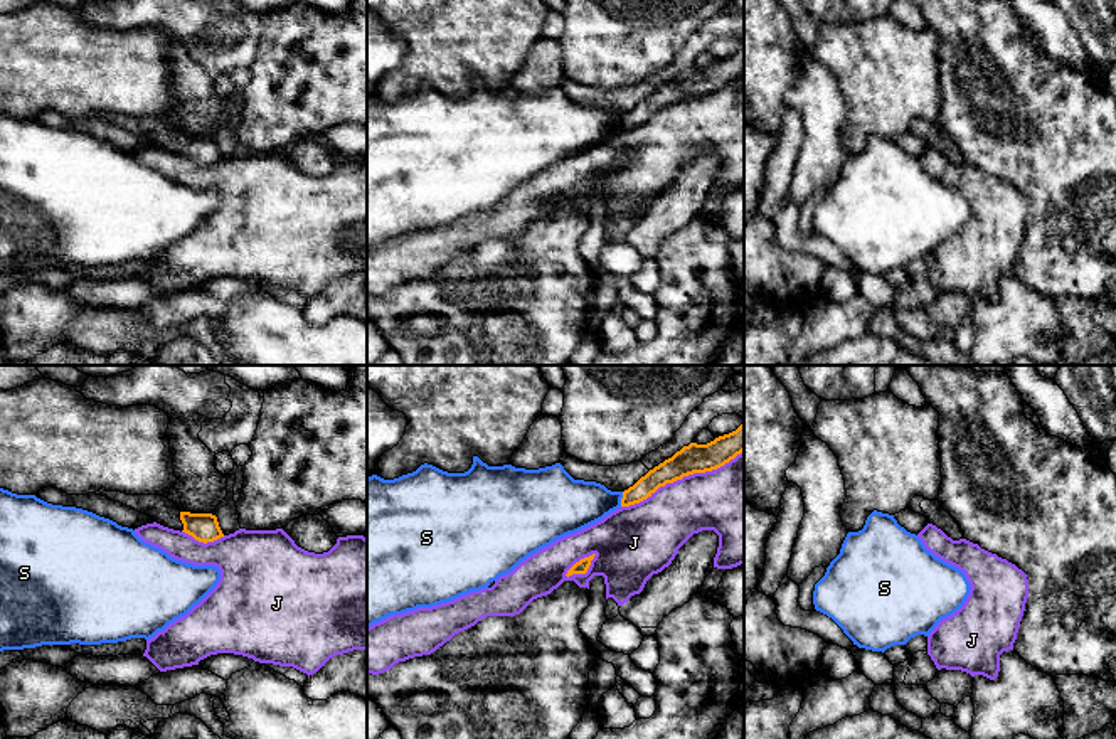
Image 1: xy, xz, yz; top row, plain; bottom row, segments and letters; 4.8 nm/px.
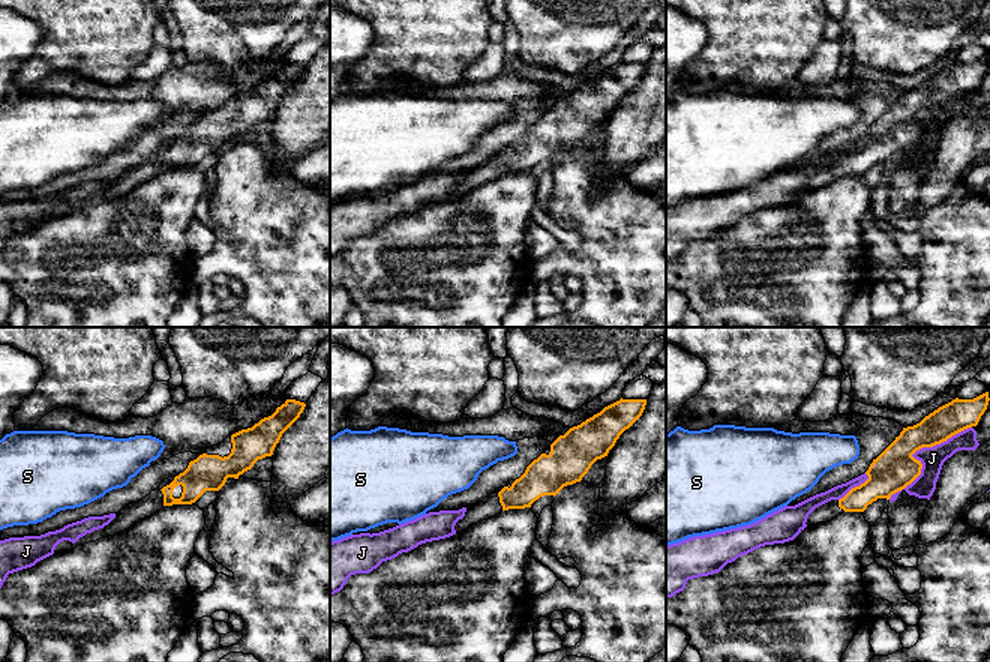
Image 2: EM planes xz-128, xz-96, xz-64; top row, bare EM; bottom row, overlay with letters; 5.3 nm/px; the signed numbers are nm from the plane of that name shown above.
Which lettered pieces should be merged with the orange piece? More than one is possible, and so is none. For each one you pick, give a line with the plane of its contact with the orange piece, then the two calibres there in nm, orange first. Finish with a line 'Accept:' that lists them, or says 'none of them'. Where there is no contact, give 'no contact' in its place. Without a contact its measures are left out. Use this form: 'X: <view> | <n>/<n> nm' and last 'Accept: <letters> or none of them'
Accept: none of them

